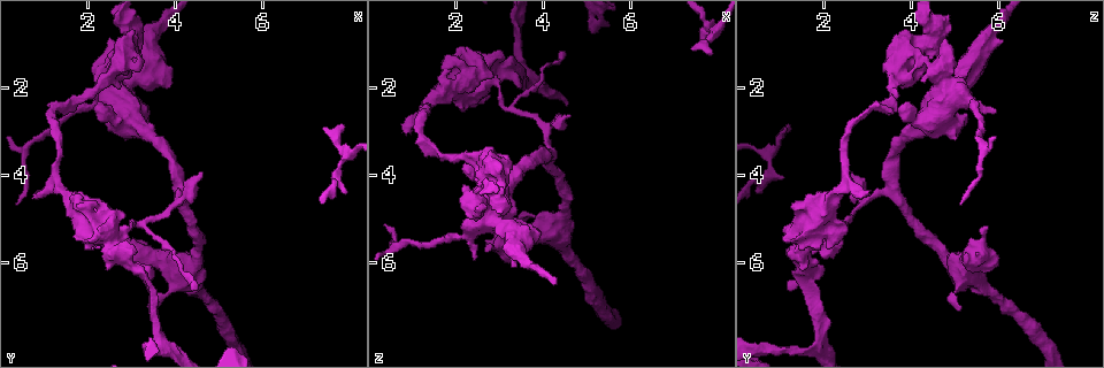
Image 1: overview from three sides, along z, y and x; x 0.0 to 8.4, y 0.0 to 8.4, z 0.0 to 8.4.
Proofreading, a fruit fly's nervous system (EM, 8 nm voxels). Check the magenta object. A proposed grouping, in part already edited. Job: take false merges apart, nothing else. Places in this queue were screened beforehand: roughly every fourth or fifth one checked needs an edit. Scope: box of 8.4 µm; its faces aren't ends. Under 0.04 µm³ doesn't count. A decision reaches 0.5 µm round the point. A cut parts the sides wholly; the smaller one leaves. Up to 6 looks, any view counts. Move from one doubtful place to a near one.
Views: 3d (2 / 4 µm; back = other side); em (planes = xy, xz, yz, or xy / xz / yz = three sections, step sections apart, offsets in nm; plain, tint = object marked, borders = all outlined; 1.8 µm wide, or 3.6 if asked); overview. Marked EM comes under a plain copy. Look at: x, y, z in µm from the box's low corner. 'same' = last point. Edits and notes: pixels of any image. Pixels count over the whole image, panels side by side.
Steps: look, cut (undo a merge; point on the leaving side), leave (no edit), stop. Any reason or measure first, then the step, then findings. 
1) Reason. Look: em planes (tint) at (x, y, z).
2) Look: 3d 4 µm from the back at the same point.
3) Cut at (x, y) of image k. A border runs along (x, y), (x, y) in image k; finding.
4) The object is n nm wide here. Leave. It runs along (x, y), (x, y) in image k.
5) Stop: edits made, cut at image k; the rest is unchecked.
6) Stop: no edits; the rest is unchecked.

Closes a loop. Look: 3d 2 µm at (1.45, 4.40, 2.35).

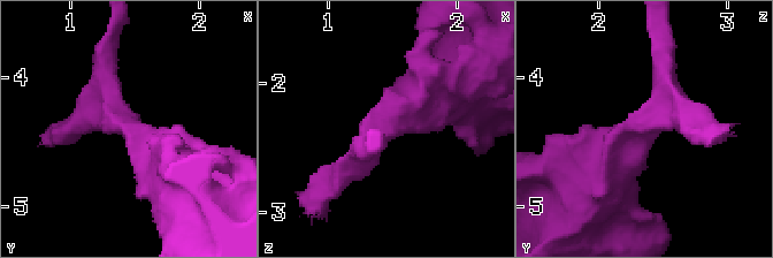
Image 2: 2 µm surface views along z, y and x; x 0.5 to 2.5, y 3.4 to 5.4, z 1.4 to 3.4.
Now the EM. Look: em xz step 16 (tint) at (1.48, 4.38, 2.32).

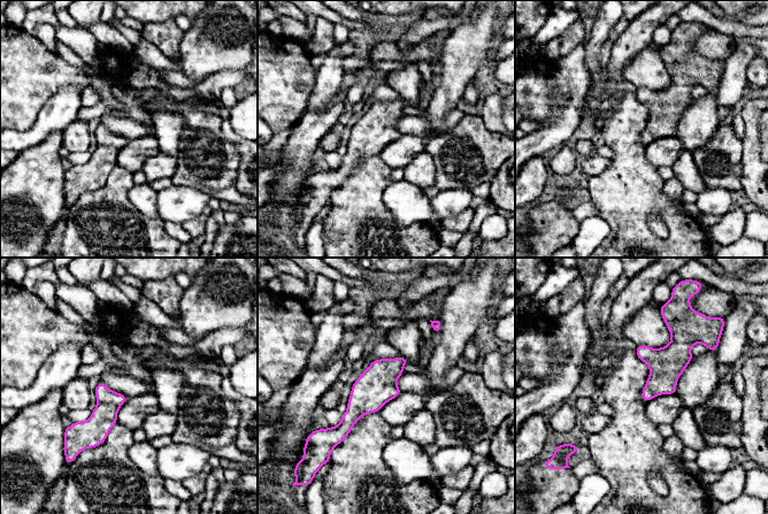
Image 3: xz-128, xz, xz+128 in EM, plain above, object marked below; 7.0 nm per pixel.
Look: em planes (tint) at the same point.

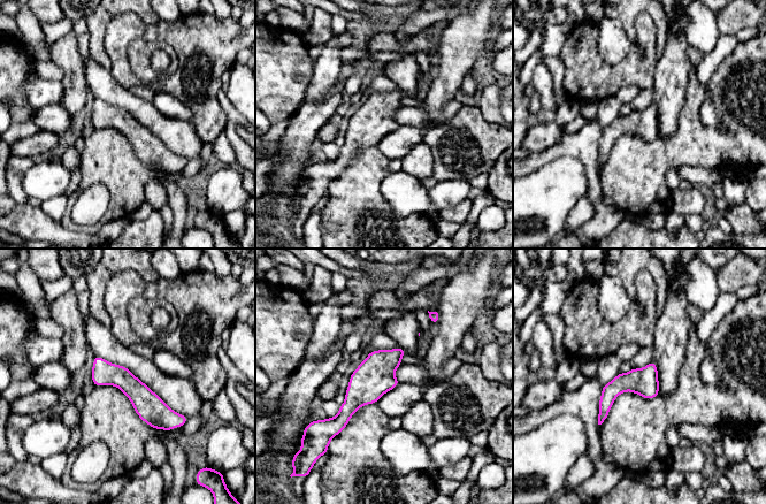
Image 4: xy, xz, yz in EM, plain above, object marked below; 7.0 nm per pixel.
Leave. Continuous, no second neuron.

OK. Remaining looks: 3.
Three arms meet. Look: 3d 4 µm at (4.40, 6.05, 5.05).

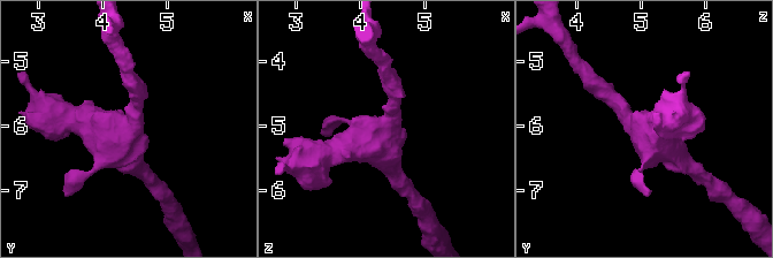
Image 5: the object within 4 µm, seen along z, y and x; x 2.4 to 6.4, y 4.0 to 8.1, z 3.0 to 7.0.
Look: em 3.6 µm planes (tint) at (4.40, 6.10, 5.00).

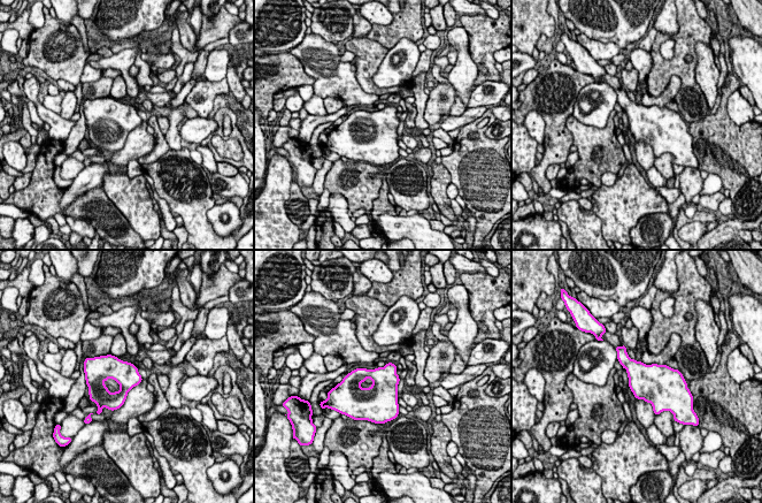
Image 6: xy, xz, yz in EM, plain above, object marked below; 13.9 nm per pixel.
Leave. Continuous, no second neuron.

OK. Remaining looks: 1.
Calibre changes. Look: em 3.6 µm xy step 8 (borders) at (2.70, 2.35, 4.75).

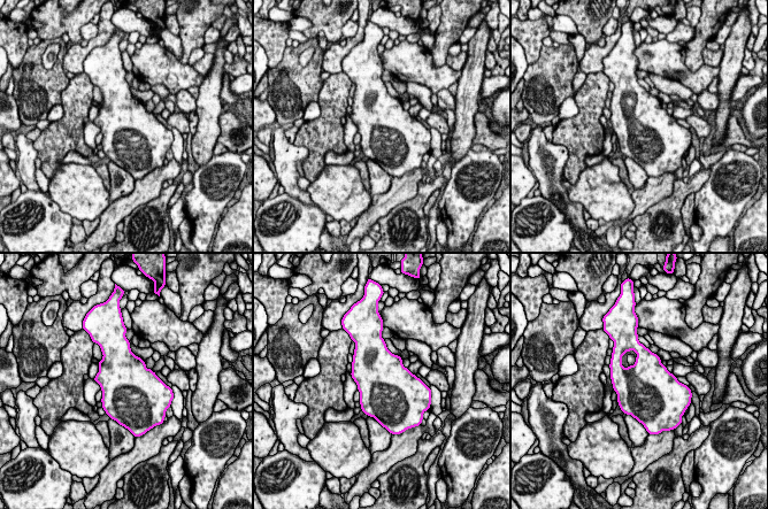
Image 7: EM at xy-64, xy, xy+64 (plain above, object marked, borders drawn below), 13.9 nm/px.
The object is 800 nm wide here. Leave. All the same neuron.

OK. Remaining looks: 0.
Stop: no edits; the rest is unchecked.

